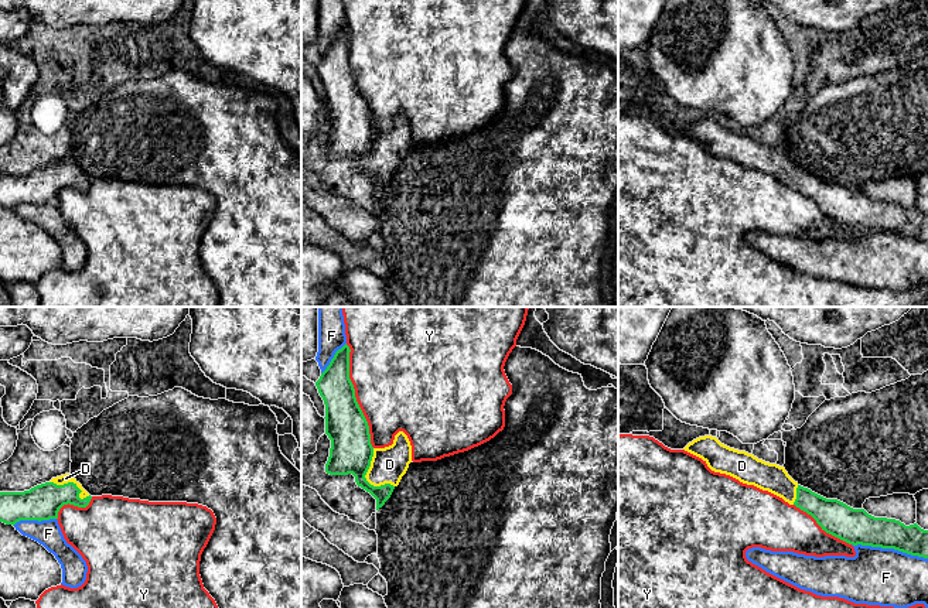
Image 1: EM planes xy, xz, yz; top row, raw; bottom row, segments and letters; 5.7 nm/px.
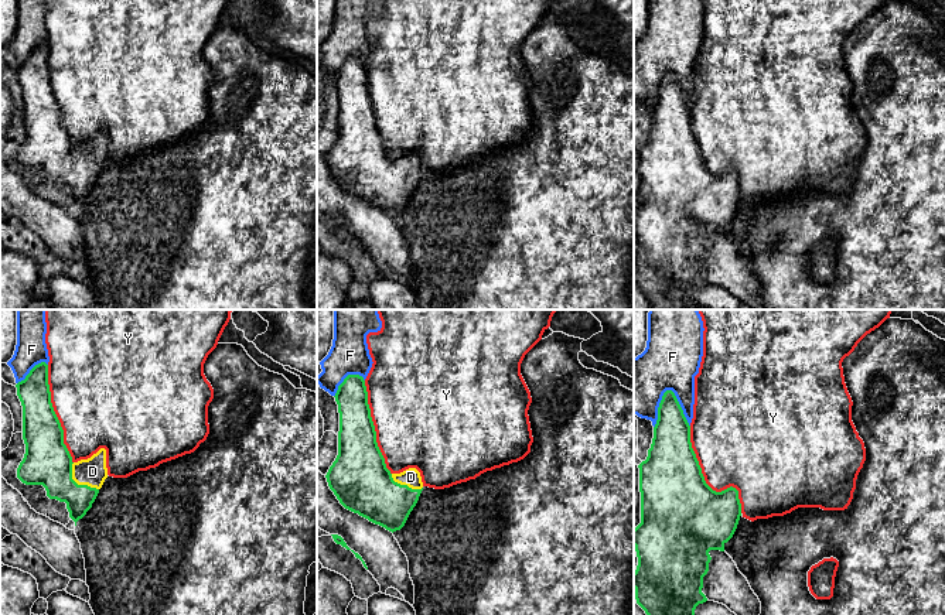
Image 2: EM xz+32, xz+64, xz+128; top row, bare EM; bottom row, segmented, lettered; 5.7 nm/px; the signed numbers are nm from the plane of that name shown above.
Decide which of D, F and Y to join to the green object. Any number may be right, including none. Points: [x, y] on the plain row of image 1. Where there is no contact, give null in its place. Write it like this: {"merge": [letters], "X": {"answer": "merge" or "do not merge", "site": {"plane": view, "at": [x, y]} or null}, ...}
{"merge": ["D"], "D": {"answer": "merge", "site": {"plane": "xz", "at": [365, 161]}}, "F": {"answer": "do not merge", "site": {"plane": "yz", "at": [890, 231]}}, "Y": {"answer": "do not merge", "site": {"plane": "xz", "at": [354, 79]}}}

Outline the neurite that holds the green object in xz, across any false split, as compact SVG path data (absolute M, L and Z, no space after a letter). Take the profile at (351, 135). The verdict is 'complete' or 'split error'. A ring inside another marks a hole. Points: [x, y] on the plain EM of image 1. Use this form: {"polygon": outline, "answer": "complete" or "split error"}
{"polygon": "M349 30L338 33L315 65L325 88L325 117L331 123L325 156L355 160L358 170L376 182L376 194L390 181L412 146L412 129L399 115L393 127L373 131L368 105L349 62Z", "answer": "split error"}

